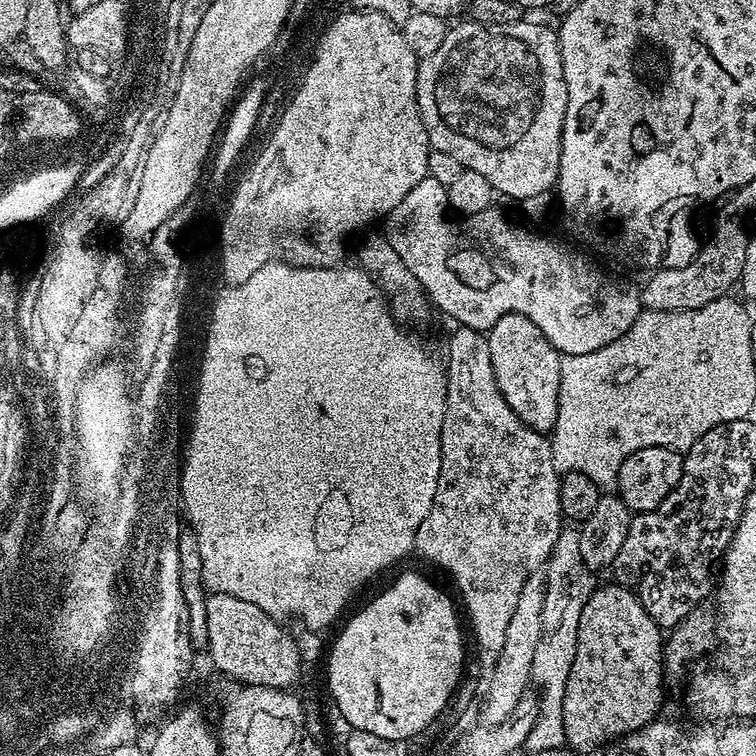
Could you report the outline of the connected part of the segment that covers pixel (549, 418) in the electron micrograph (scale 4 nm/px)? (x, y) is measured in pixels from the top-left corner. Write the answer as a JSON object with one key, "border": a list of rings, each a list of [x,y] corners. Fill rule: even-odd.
{"border":[[[508,313],[494,323],[486,332],[490,346],[490,366],[494,366],[494,382],[502,390],[502,398],[510,405],[510,410],[526,422],[536,432],[551,433],[558,418],[558,382],[560,381],[561,354],[550,344],[546,335],[530,320],[518,313]]]}

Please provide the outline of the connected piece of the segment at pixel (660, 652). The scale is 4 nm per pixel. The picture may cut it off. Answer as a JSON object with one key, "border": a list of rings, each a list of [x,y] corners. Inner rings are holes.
{"border":[[[601,583],[590,594],[578,622],[578,650],[574,654],[574,666],[570,666],[570,678],[564,695],[564,738],[573,753],[592,752],[609,742],[629,736],[651,724],[661,715],[660,703],[664,700],[664,645],[659,624],[646,614],[646,610],[629,588],[618,583]]]}

